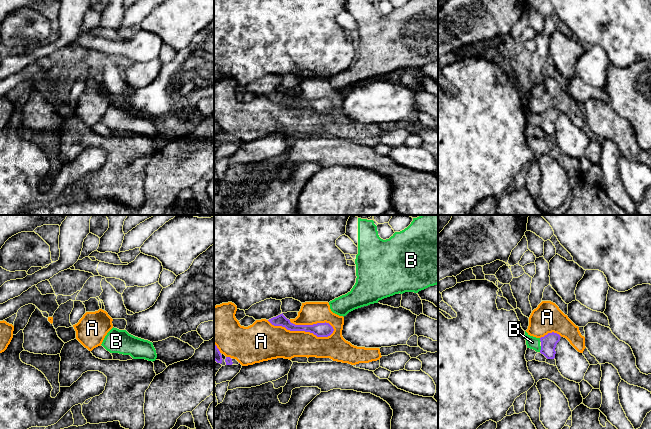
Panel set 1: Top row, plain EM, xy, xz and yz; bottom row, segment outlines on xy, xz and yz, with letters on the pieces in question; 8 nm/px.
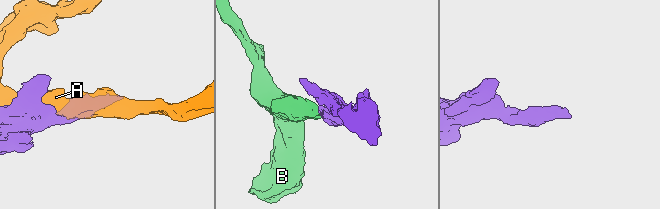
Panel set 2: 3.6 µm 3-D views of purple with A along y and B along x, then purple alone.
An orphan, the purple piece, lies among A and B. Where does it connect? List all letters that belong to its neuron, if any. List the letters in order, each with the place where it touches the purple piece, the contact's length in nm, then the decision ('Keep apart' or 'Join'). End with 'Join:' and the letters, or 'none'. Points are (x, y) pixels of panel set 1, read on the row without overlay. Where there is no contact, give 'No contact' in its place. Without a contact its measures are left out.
A: Touches purple at xz (301, 106). Shared border 550 nm. Keep apart
B: Touches purple at yz (541, 125). Shared border 50 nm. Join
Join: B

